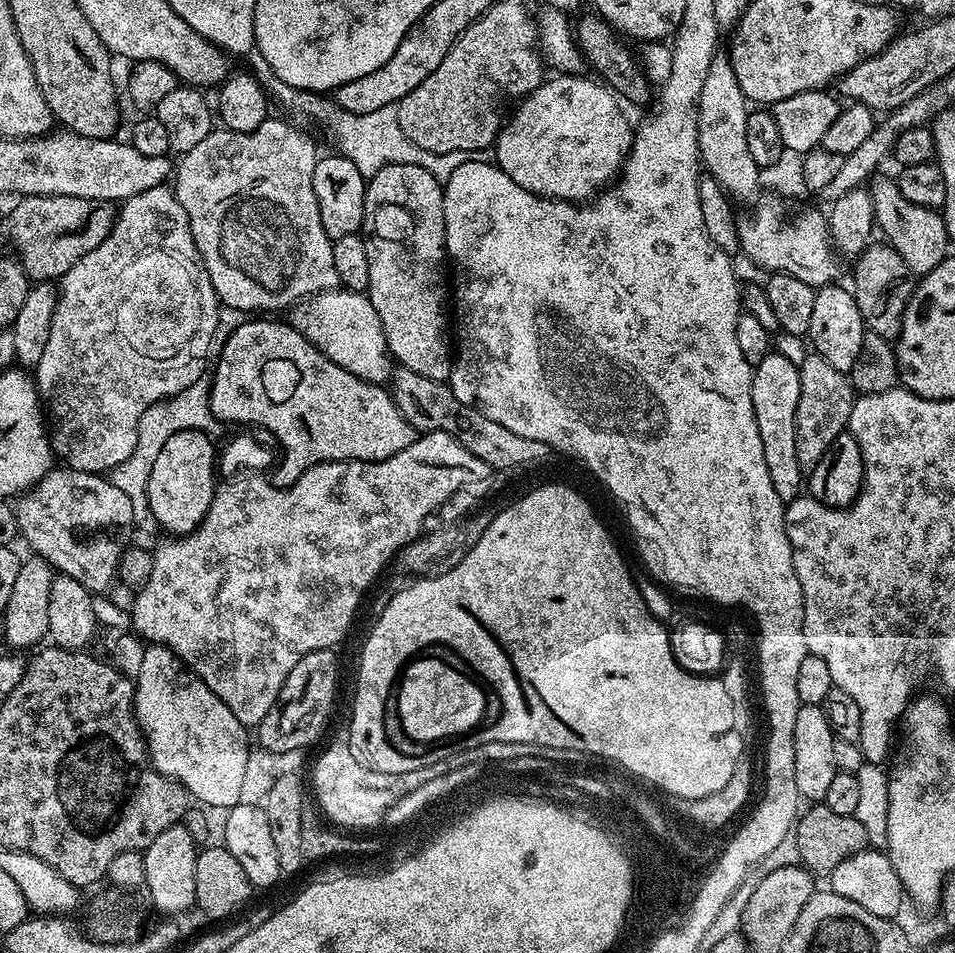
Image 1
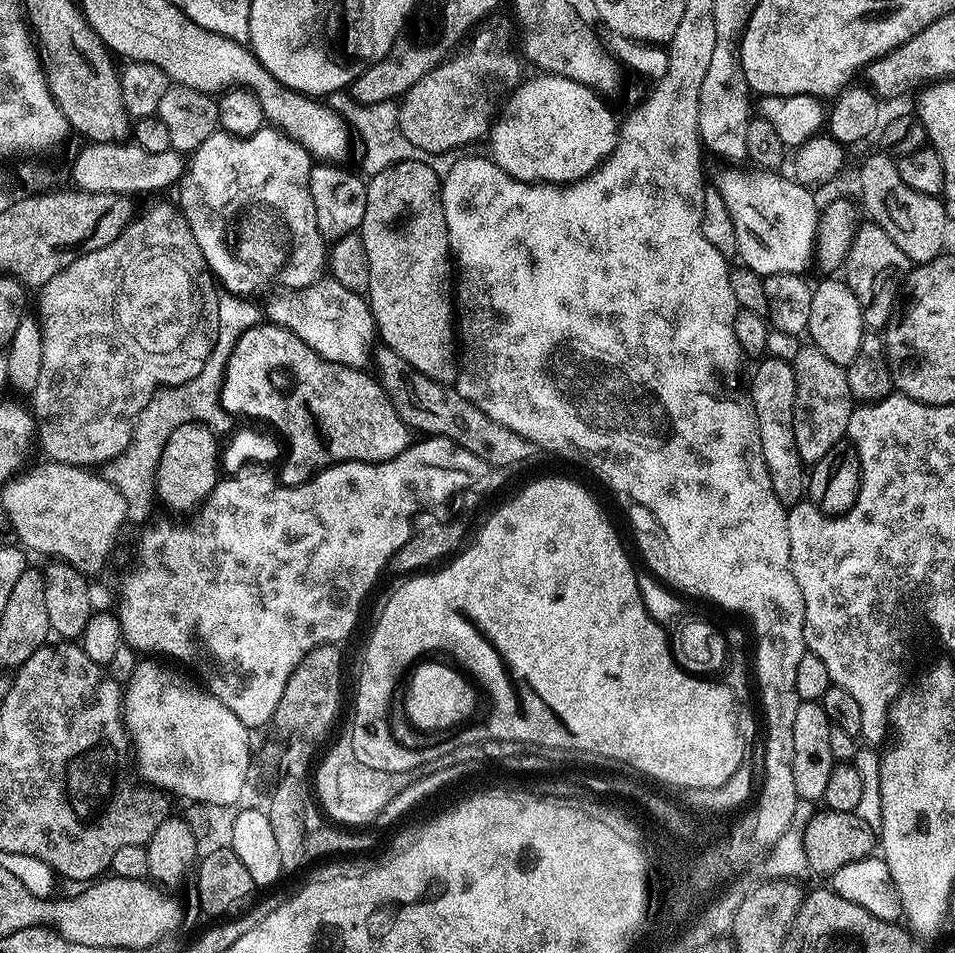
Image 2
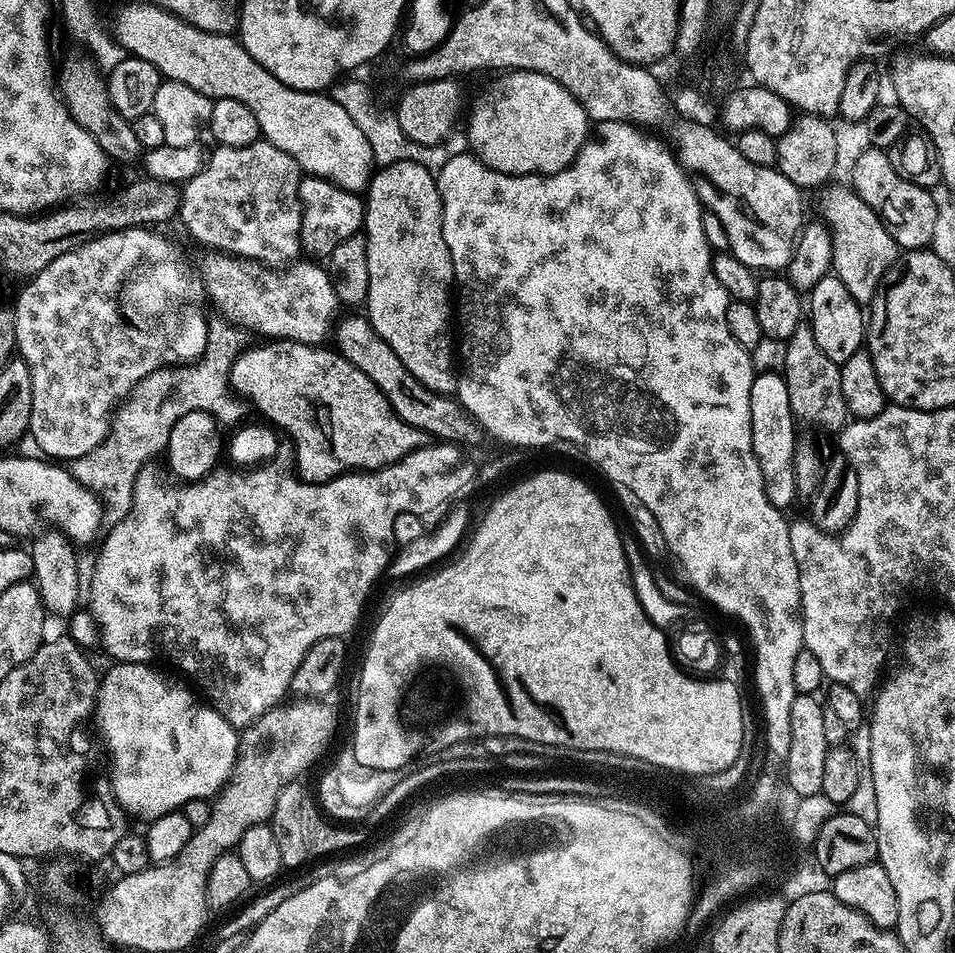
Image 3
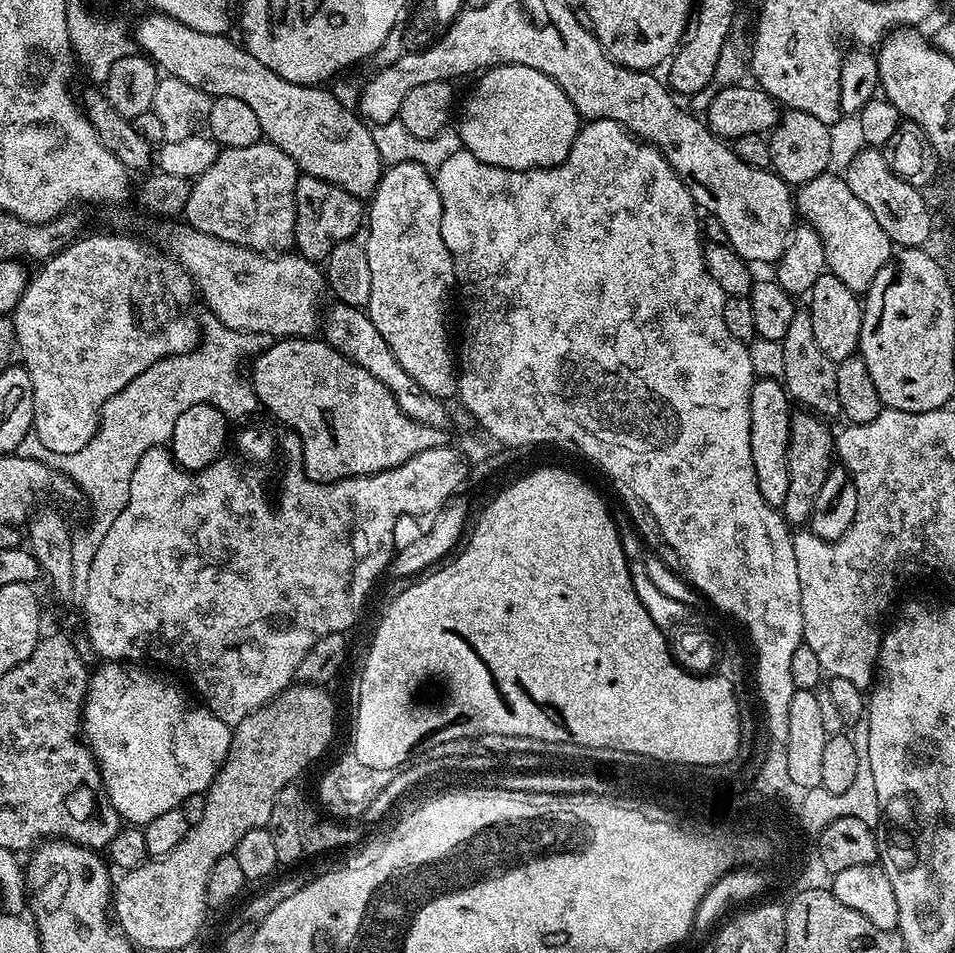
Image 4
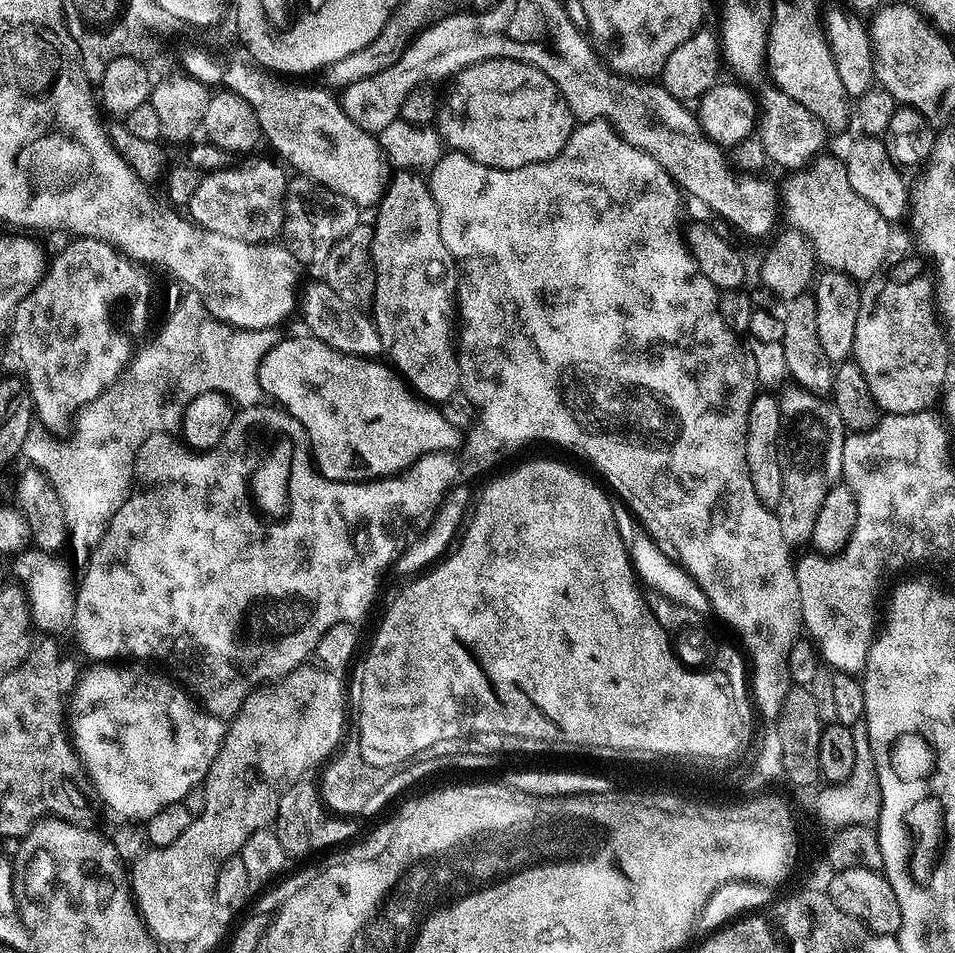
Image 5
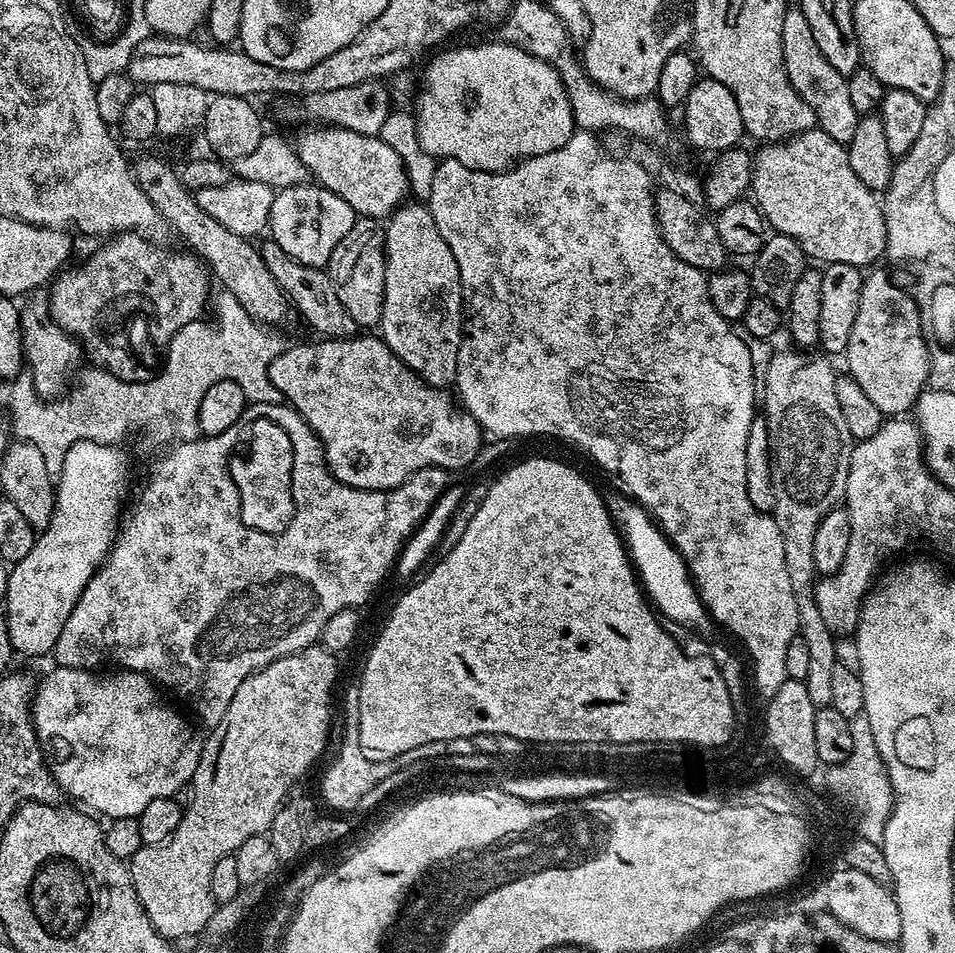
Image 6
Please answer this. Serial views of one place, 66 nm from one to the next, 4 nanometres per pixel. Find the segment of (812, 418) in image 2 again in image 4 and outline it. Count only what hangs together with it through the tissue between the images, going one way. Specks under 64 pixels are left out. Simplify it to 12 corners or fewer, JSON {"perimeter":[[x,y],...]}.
{"perimeter":[[796,311],[779,341],[789,397],[839,417],[836,363],[814,339],[811,311]]}

